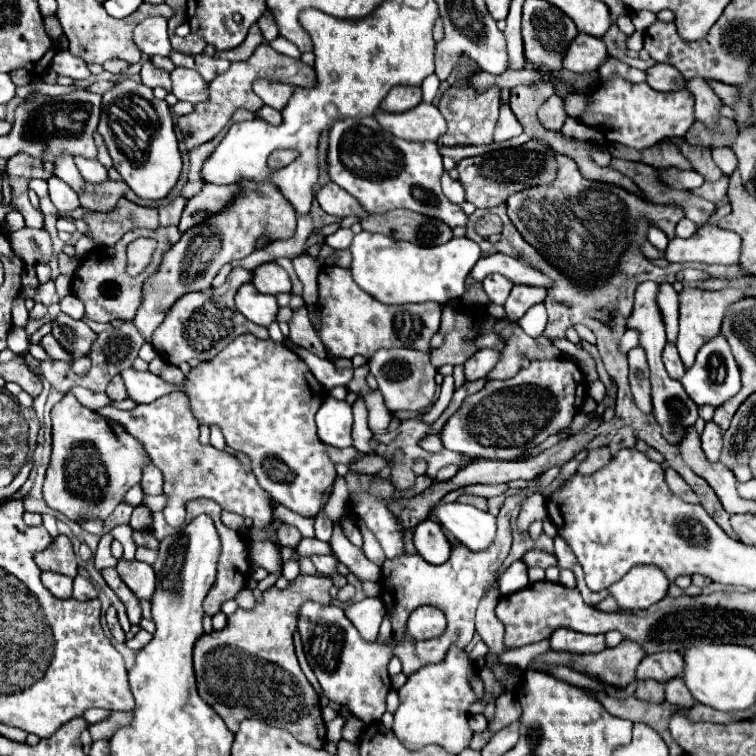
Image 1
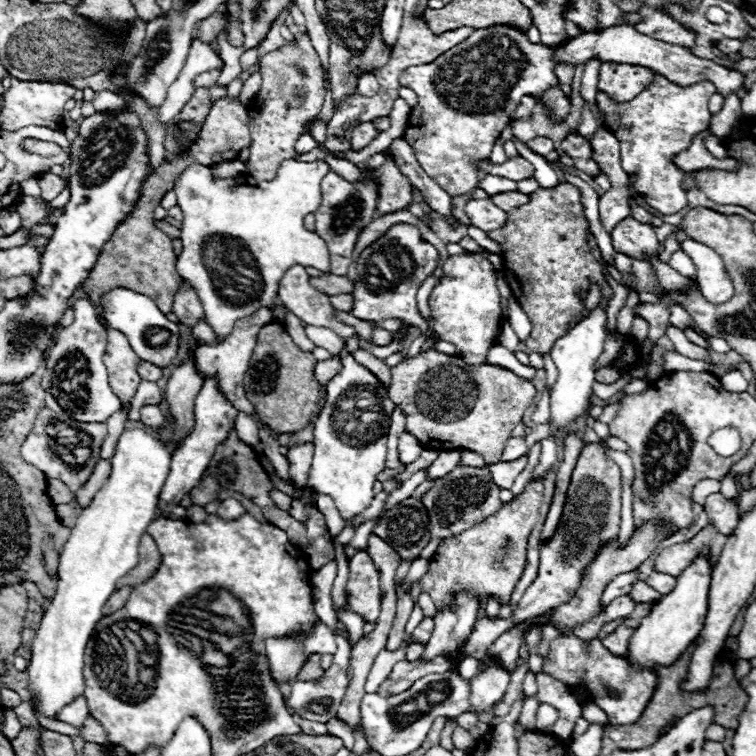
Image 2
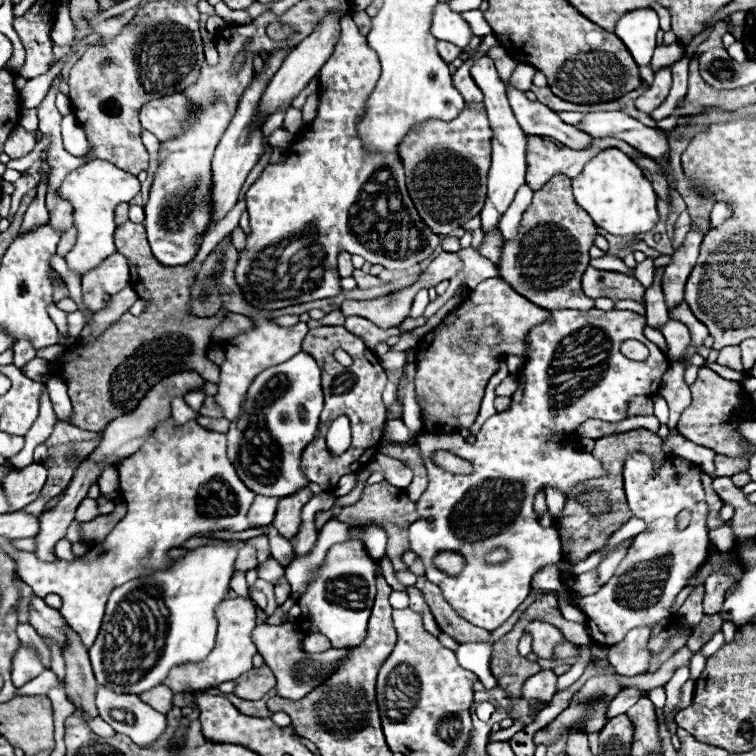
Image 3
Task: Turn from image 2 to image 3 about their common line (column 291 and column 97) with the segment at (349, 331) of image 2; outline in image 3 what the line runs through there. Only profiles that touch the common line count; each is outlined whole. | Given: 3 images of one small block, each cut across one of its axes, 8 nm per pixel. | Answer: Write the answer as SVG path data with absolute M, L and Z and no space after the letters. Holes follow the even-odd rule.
M112 254L104 264L94 268L92 272L86 272L82 276L82 292L84 292L84 304L98 312L106 306L106 302L120 292L130 282L130 270L128 260L124 254Z

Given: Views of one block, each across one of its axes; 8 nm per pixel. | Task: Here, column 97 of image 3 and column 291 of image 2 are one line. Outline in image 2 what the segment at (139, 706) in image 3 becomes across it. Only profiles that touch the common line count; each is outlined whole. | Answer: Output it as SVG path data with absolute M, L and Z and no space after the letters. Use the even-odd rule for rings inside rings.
M338 634L336 636L336 642L338 642L338 652L334 654L334 662L332 666L322 674L320 680L312 680L312 682L304 682L304 680L298 680L292 684L292 692L290 692L290 706L306 720L312 720L312 722L328 722L330 718L336 716L336 710L340 706L340 700L346 692L346 686L348 686L348 668L350 668L350 642Z

